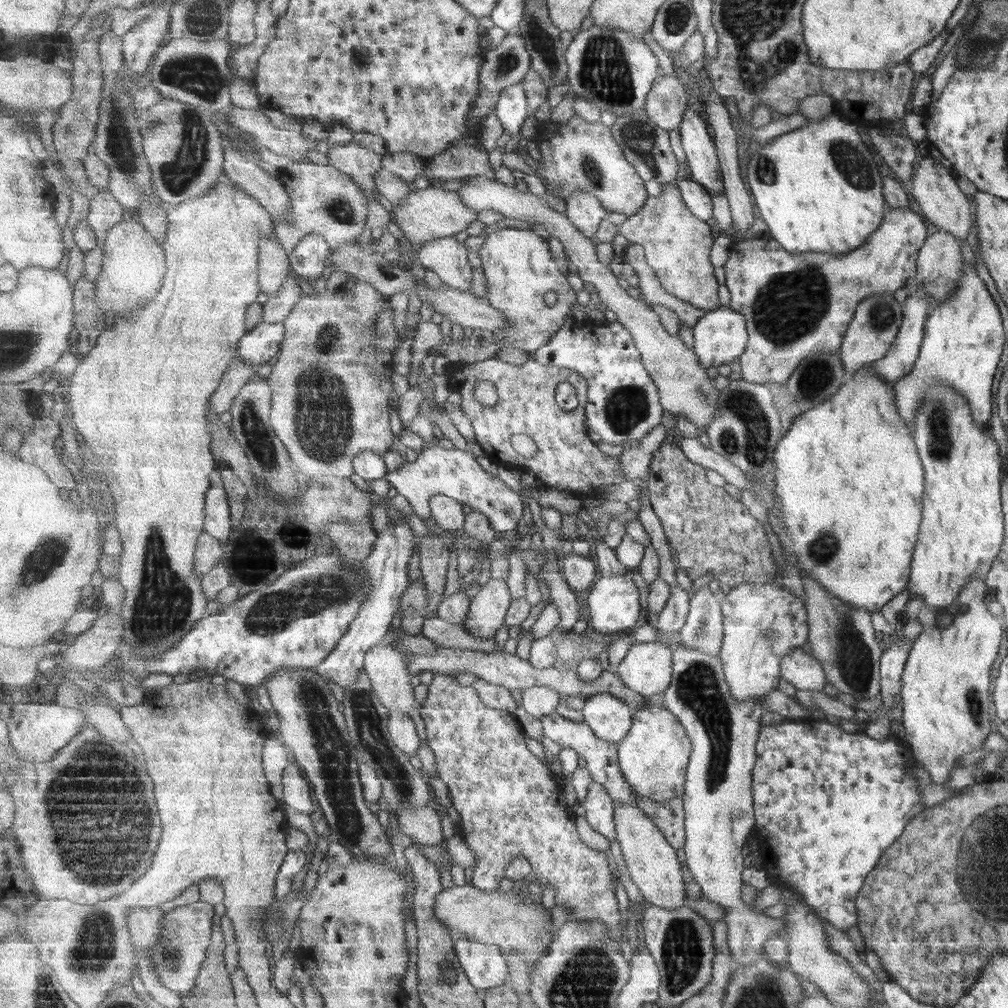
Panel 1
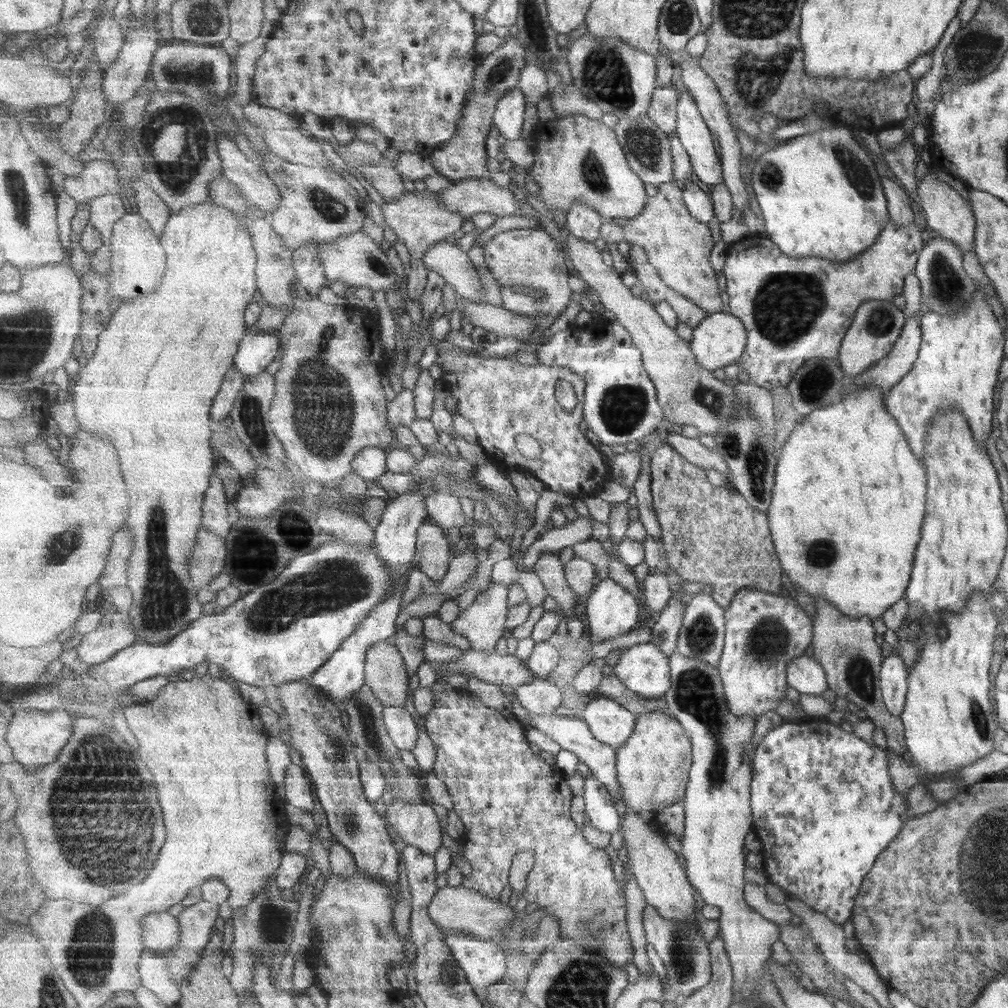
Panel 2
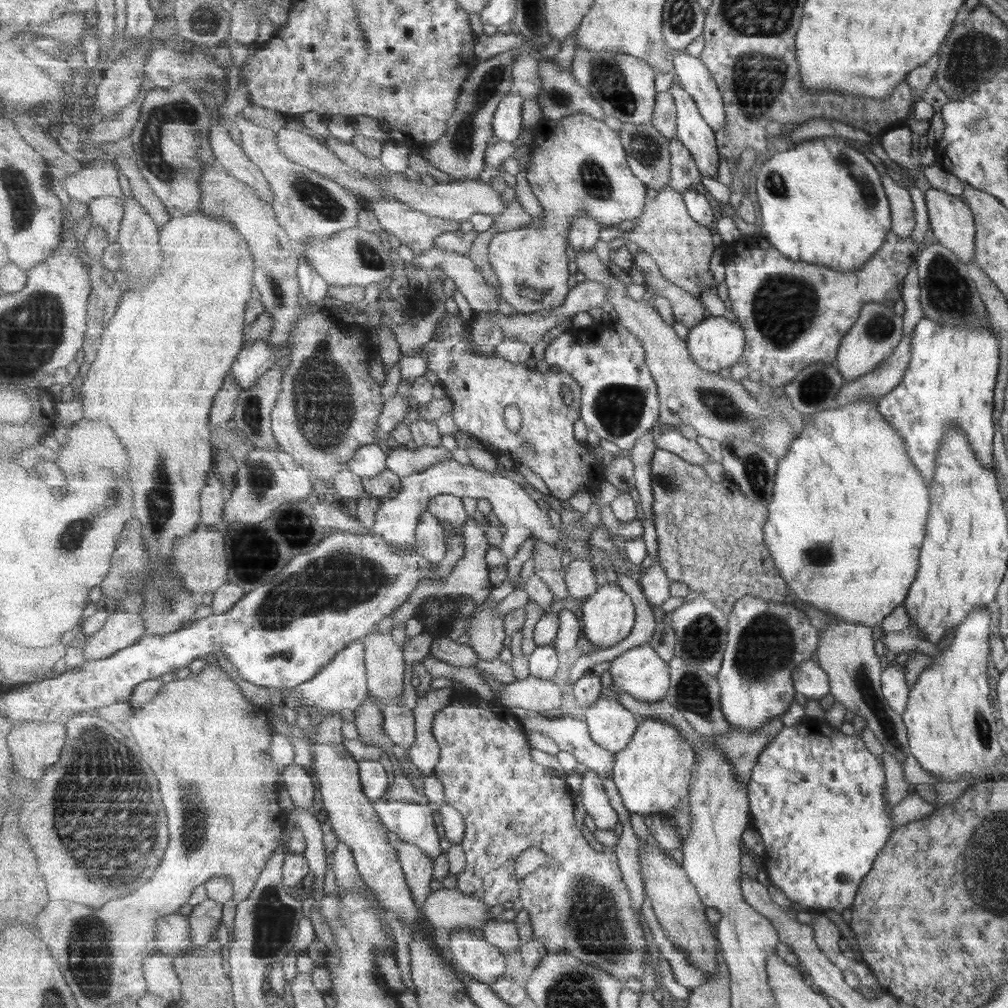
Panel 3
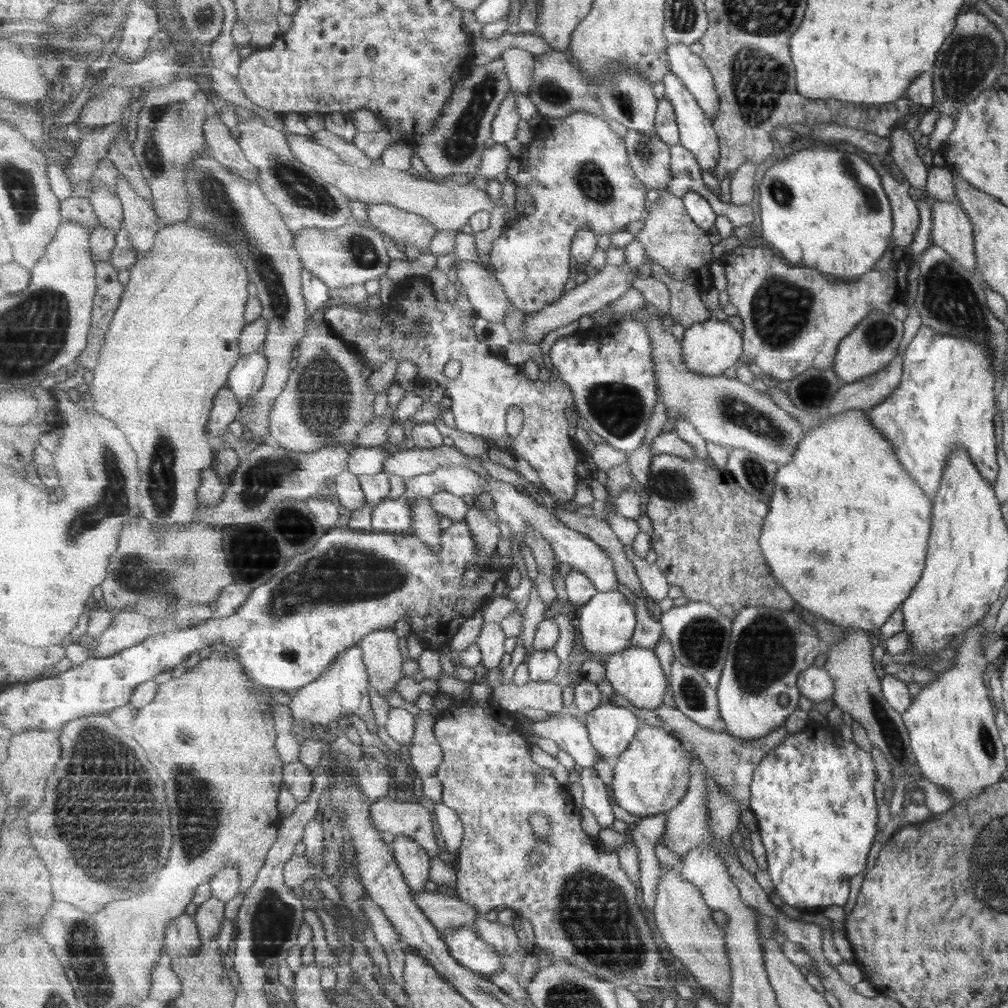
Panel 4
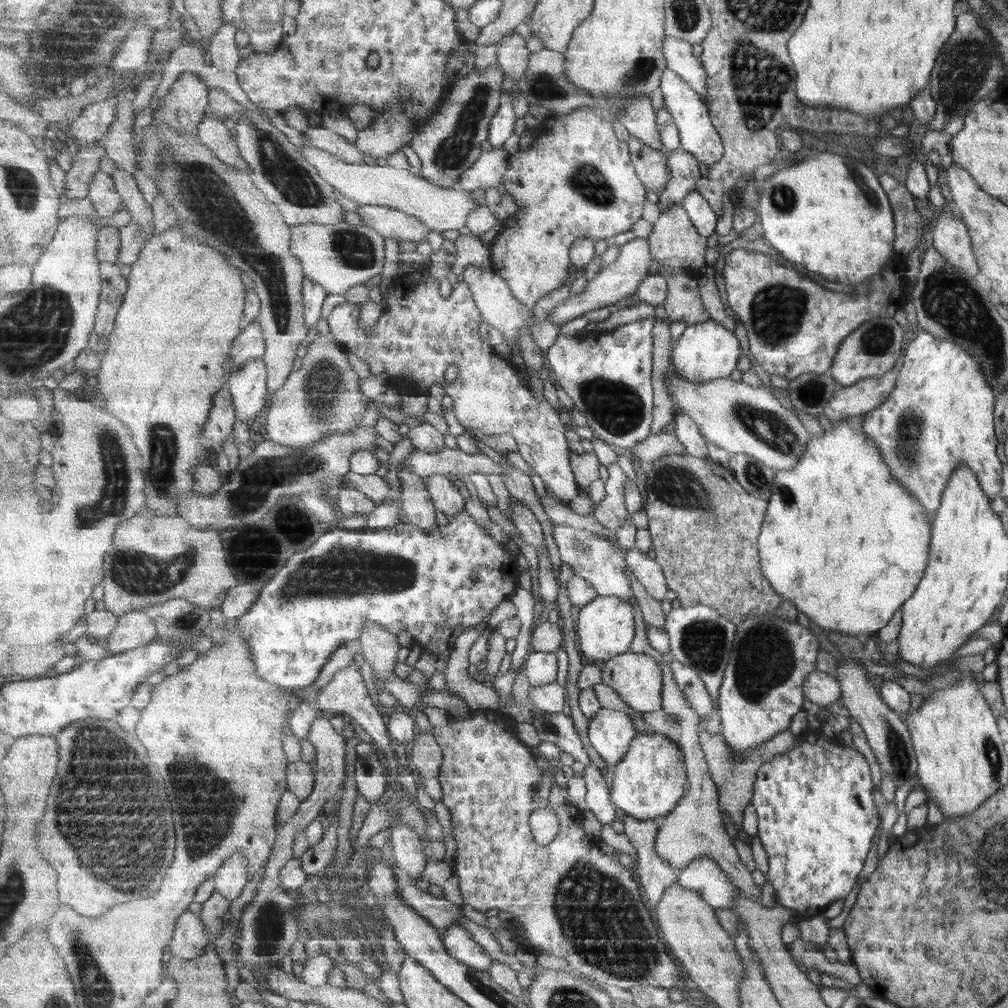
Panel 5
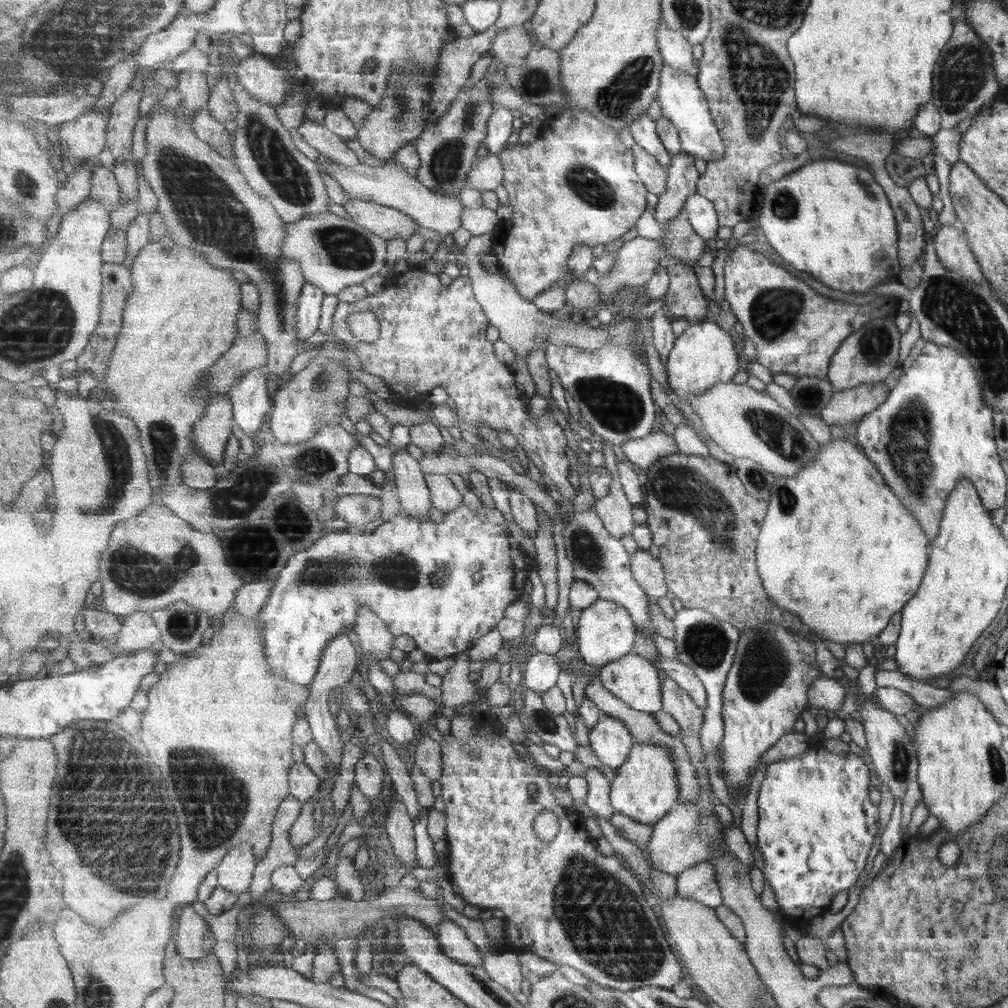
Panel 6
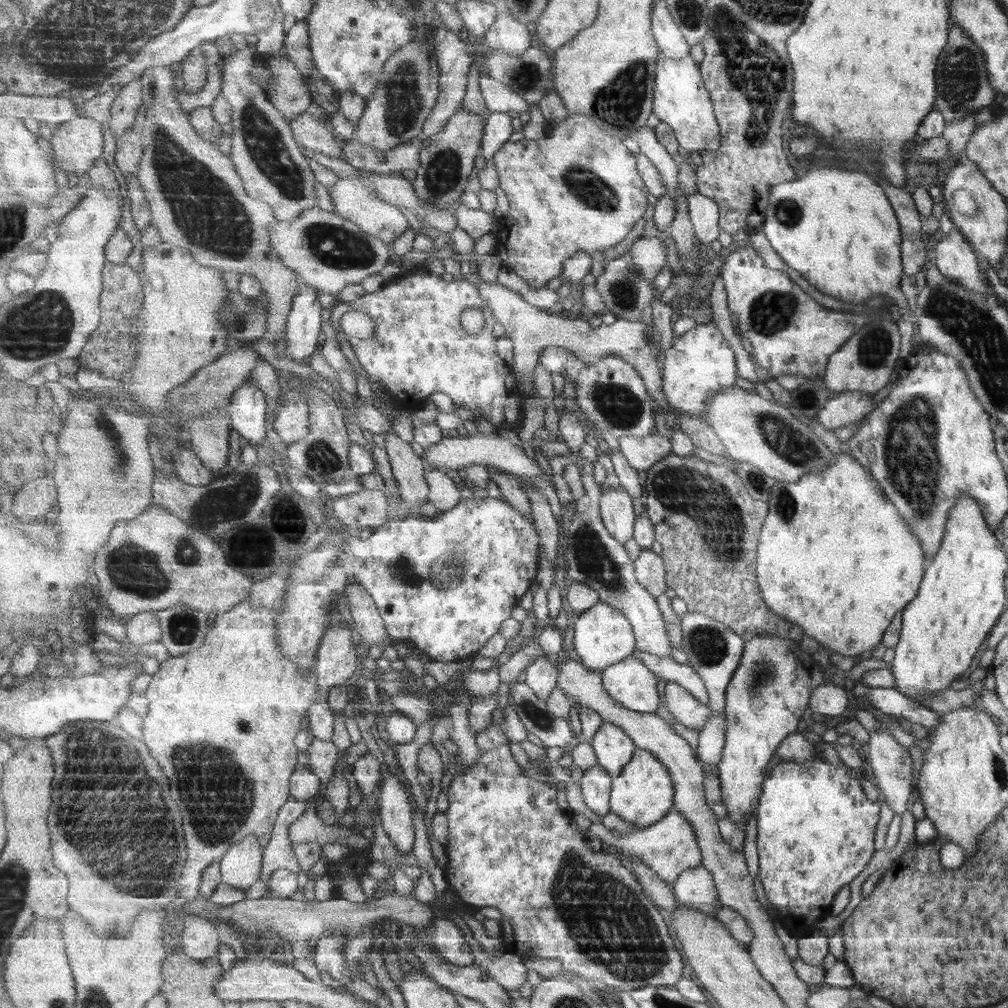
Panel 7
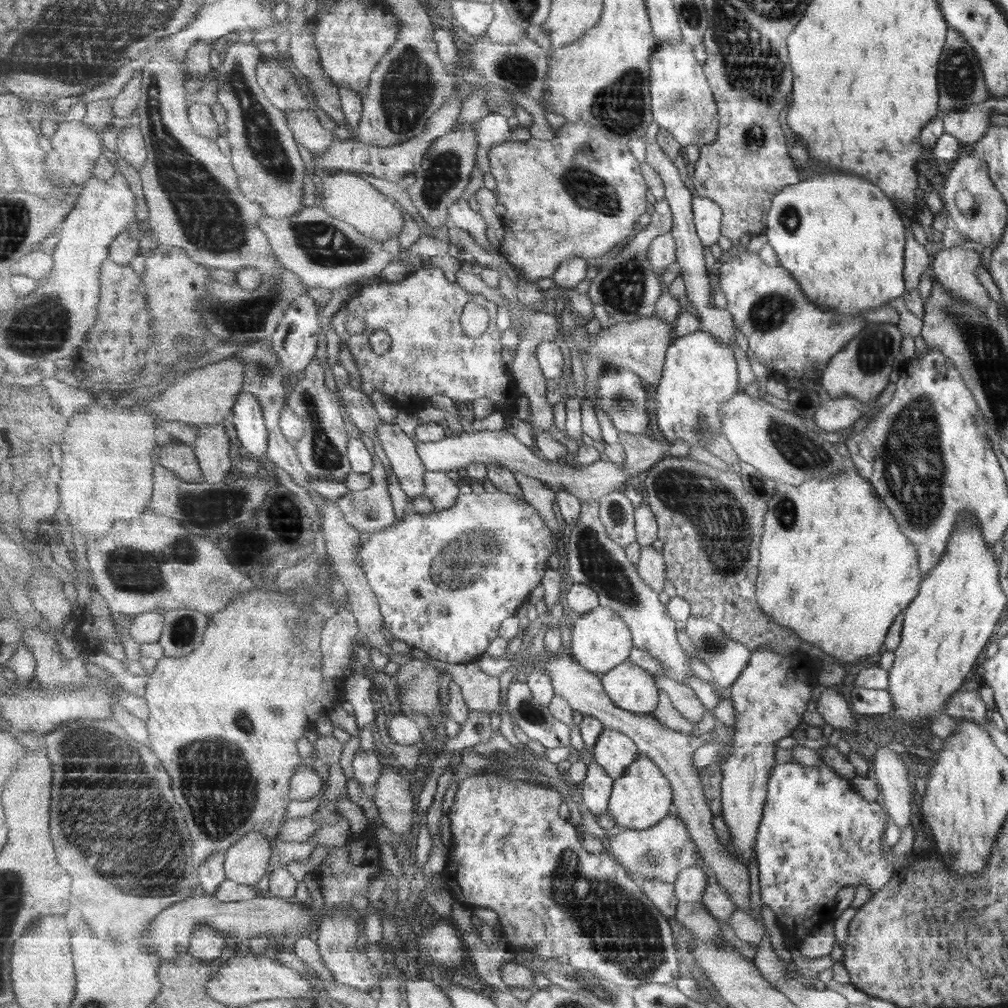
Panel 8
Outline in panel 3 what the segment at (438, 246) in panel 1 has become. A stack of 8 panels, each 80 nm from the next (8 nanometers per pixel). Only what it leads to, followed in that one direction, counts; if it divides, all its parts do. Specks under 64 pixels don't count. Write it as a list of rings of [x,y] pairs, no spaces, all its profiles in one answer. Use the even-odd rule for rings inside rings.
[[[435,247],[415,257],[413,263],[424,267],[427,274],[435,269],[445,272],[475,314],[497,313],[499,310],[499,290],[487,284],[475,261],[468,254],[462,255]]]

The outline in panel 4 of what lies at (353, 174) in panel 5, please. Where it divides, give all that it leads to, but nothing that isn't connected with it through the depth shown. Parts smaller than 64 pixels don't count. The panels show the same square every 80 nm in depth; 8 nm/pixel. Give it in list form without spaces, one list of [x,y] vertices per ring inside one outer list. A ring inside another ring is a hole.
[[[288,131],[286,134],[289,146],[293,154],[306,165],[314,168],[321,178],[330,184],[337,185],[340,191],[345,193],[351,201],[361,201],[367,207],[373,204],[393,204],[406,210],[424,216],[431,224],[435,224],[439,231],[460,231],[465,225],[470,224],[470,218],[476,212],[486,210],[492,212],[499,205],[492,199],[486,189],[479,188],[475,184],[451,184],[447,181],[432,181],[424,179],[410,171],[399,171],[380,167],[362,169],[352,164],[347,164],[334,150],[319,144],[309,135],[295,134]]]

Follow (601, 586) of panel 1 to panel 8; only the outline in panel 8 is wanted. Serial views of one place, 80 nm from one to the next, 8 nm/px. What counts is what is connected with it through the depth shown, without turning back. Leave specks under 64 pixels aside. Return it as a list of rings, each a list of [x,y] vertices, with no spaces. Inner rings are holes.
[[[601,604],[595,610],[580,615],[570,628],[573,657],[589,672],[600,676],[627,661],[635,648],[632,629],[623,617],[612,608]]]

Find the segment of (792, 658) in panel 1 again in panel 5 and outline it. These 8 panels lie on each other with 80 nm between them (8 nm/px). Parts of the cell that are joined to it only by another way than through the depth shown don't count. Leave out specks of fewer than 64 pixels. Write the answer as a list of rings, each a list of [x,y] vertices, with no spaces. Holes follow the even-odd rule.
[[[815,670],[806,676],[804,695],[809,699],[809,702],[826,708],[829,704],[838,702],[840,686],[835,677]]]

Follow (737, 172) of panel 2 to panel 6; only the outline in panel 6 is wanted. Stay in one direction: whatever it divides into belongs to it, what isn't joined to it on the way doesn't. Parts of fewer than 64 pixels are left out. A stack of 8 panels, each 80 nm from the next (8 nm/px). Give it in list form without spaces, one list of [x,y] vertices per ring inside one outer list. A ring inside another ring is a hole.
[[[663,16],[660,26],[657,29],[660,51],[664,56],[664,62],[670,64],[677,70],[687,71],[693,76],[698,76],[698,62],[693,58],[693,45],[676,30],[673,30]]]

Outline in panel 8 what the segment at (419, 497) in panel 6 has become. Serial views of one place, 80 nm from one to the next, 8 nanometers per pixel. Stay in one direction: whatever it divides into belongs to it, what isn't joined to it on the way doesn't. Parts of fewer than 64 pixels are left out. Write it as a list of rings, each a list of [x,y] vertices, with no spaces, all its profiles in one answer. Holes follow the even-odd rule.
[[[383,423],[376,431],[390,458],[392,468],[410,500],[417,498],[417,495],[423,495],[426,489],[424,476],[428,470],[418,453],[414,439],[409,438],[394,423]]]

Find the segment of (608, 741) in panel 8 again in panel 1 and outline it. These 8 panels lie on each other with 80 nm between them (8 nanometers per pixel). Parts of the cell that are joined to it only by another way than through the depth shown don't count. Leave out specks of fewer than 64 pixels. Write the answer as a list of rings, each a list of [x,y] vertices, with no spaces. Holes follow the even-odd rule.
[[[609,693],[587,698],[582,710],[584,721],[599,738],[617,743],[632,730],[634,713],[624,700]]]

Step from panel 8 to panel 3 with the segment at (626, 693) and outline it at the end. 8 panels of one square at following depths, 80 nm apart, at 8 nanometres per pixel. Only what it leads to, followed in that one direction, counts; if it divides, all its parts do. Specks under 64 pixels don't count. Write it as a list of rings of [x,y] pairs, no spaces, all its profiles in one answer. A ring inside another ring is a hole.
[[[649,645],[636,646],[610,662],[616,688],[643,702],[665,699],[672,680],[670,666]]]

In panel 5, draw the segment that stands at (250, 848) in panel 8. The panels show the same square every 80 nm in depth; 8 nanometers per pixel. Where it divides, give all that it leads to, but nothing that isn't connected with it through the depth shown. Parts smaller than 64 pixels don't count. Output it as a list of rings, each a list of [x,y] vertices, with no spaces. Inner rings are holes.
[[[237,851],[230,856],[216,872],[214,876],[215,890],[225,896],[225,899],[232,901],[239,899],[248,880],[248,858],[246,854]]]

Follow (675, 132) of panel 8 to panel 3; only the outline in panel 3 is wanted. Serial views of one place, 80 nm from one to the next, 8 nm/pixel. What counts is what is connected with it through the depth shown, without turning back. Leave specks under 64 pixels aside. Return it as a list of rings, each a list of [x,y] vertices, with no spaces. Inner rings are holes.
[[[672,83],[668,90],[676,100],[678,135],[676,136],[693,155],[702,176],[717,178],[719,154],[712,126],[704,119],[696,100],[681,84]]]

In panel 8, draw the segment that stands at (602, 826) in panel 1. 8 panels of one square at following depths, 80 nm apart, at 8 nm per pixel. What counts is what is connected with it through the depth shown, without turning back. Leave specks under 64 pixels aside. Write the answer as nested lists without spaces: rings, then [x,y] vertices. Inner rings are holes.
[[[596,761],[588,764],[586,768],[586,778],[580,784],[582,799],[590,812],[598,818],[609,813],[614,779]]]

